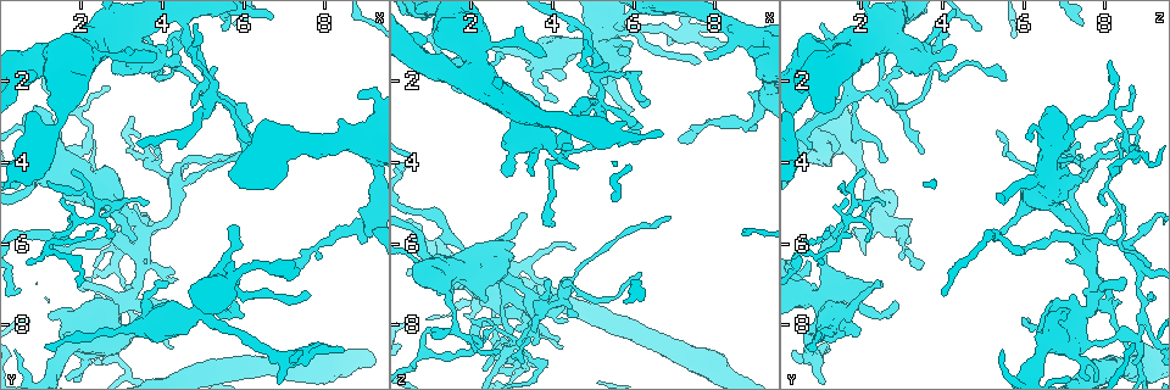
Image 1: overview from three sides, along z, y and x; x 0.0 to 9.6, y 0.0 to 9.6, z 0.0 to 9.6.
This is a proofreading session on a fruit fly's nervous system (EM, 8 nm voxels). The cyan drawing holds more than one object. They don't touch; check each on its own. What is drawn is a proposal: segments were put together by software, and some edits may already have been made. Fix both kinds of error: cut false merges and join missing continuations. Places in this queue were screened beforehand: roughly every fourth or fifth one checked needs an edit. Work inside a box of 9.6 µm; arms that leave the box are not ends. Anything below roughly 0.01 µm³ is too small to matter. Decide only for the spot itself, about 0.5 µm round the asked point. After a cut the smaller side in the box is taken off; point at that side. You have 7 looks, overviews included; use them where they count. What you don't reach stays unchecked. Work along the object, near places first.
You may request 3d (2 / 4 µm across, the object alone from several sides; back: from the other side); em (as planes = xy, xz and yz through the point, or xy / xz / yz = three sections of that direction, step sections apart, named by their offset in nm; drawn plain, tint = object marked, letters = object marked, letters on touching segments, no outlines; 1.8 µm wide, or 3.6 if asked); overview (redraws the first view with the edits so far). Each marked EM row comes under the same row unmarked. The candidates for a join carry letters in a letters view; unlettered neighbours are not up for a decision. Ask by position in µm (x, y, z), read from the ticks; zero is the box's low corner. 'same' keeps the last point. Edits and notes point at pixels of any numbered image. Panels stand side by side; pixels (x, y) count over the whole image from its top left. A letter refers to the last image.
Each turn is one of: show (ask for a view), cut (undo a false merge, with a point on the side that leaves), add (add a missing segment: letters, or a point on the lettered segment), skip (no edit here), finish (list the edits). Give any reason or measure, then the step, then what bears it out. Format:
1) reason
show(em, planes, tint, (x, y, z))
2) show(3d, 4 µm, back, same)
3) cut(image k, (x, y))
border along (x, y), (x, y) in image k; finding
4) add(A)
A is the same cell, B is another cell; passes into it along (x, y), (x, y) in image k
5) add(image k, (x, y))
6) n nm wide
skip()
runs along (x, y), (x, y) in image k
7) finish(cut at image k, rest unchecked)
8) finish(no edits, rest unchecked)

sharp bend
show(em, planes, letters, (2.25, 8.60, 7.15))

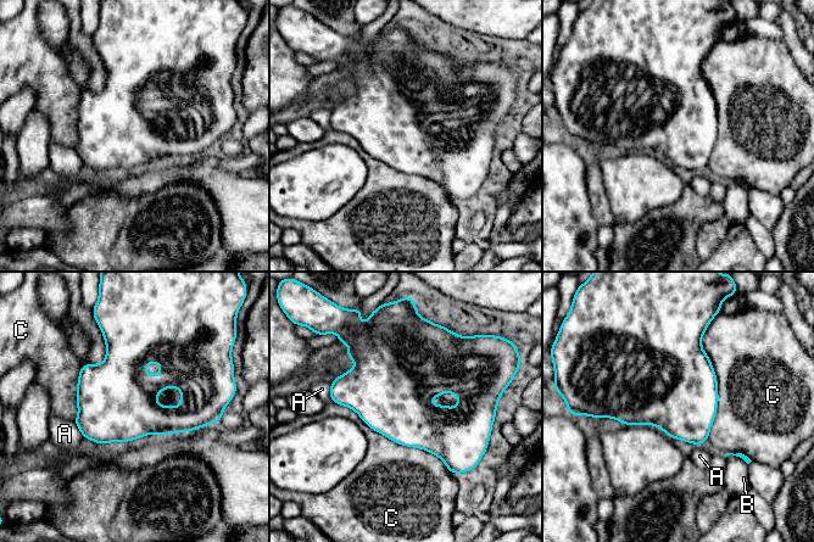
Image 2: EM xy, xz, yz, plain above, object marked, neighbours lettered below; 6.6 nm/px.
550 nm wide
skip()
A, B and C are other cells; one neuron here

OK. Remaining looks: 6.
three arms meet
show(3d, 4 µm, (3.15, 5.95, 8.45))

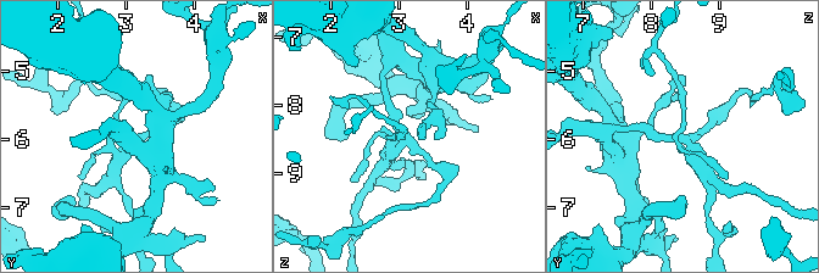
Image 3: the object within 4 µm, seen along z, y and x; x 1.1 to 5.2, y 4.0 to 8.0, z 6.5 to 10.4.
show(em, 3.6 µm, planes, tint, (3.05, 6.00, 8.45))

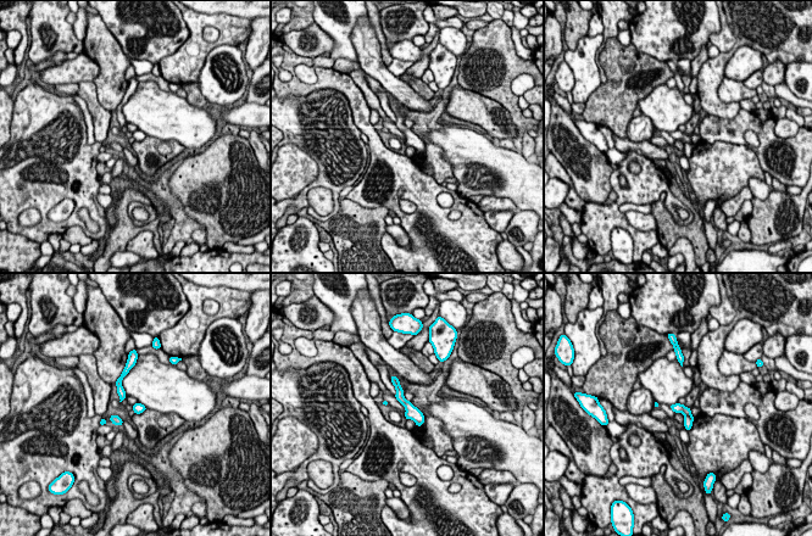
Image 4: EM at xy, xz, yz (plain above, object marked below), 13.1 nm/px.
what lies round it
show(em, 3.6 µm, planes, letters, same)

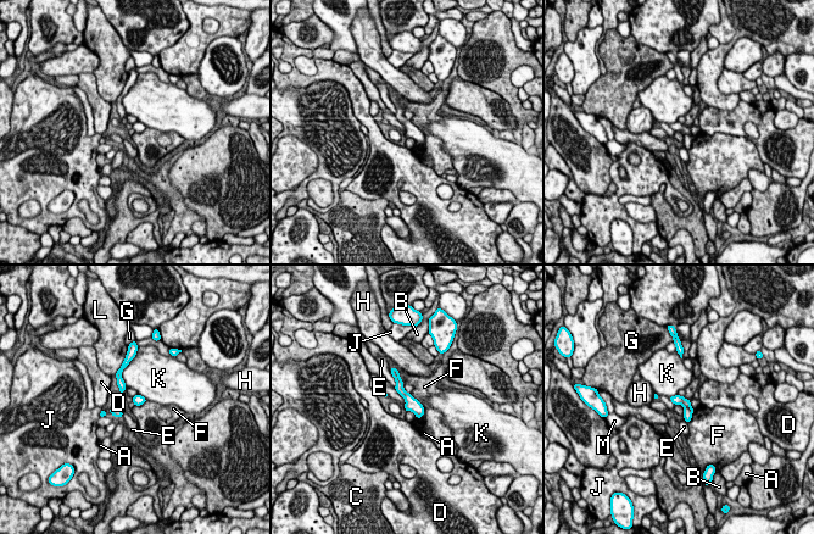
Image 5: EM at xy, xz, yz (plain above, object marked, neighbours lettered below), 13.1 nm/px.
cut(image 5, (687, 412))
A, B, C, D, E, F, G, H, J, K, L and M are other cells; two neurons meet here

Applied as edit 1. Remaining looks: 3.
see it whole again
show(overview)

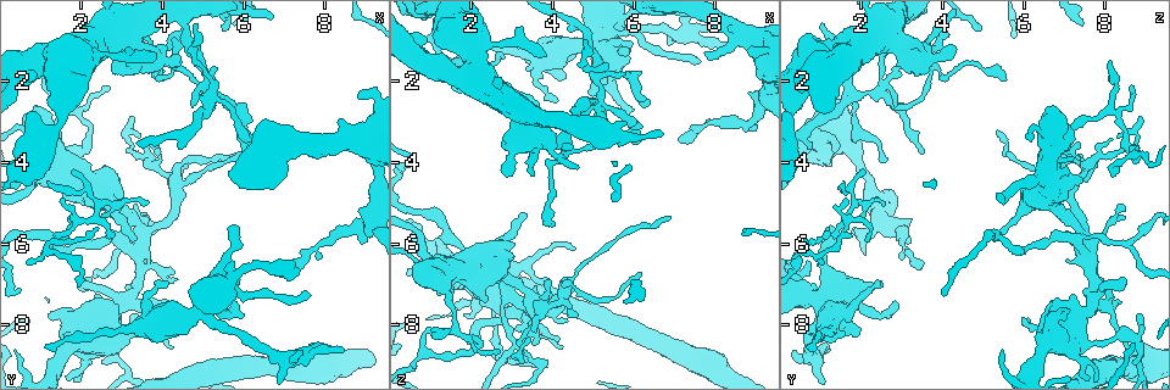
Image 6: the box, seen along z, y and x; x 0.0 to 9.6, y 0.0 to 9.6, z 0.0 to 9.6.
looks like a crossing
show(em, 3.6 µm, yz, step 8, tint, (5.15, 7.30, 1.00))

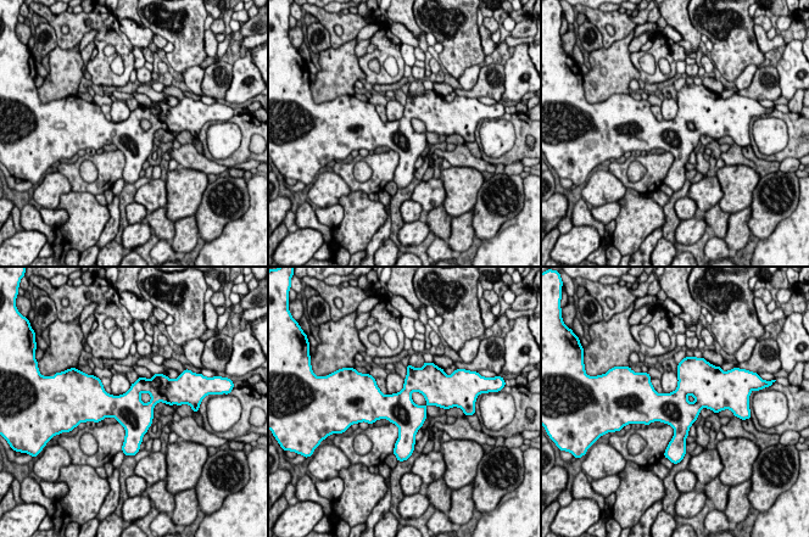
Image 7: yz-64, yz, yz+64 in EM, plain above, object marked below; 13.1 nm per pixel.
another direction
show(em, 3.6 µm, planes, letters, same)

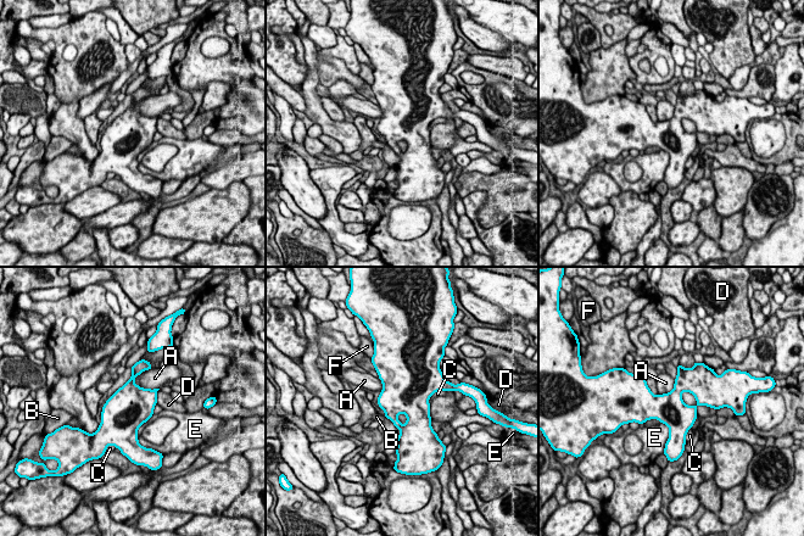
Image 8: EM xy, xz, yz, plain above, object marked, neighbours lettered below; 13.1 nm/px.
skip()
A, B, C, D, E and F are other cells; border along (133, 379), (143, 387), (158, 389) in image 8; all the same neuron

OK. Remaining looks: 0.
finish(cut at image 5, rest unchecked)

